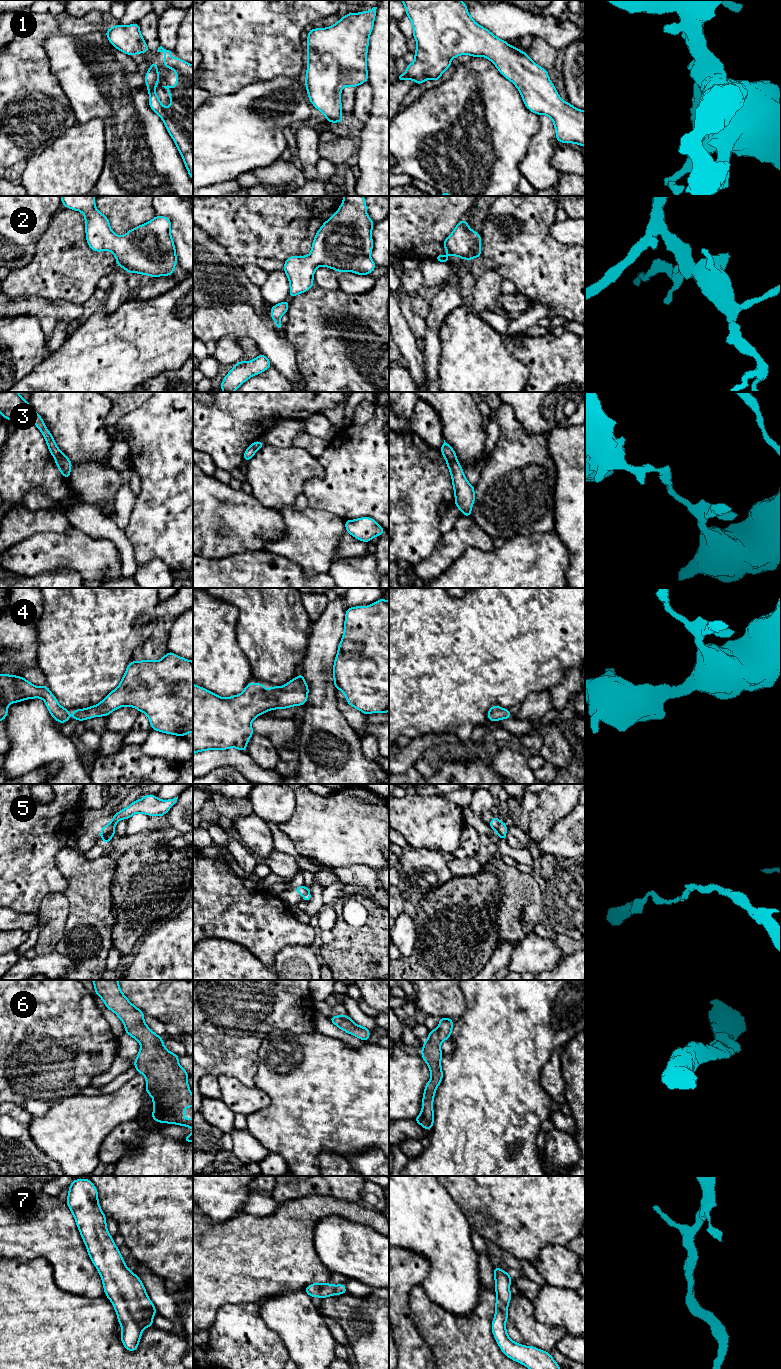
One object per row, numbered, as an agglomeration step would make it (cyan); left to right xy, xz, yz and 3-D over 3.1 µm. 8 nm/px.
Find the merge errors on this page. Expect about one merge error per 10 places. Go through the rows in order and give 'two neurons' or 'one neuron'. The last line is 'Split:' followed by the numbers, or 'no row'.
1: one neuron
2: one neuron
3: two neurons
4: one neuron
5: one neuron
6: one neuron
7: one neuron
Split: 3

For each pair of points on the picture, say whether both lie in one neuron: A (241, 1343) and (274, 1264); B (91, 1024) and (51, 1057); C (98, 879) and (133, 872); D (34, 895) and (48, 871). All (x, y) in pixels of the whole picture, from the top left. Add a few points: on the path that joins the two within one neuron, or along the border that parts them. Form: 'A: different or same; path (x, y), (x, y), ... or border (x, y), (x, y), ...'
A: different; border (258, 1301), (235, 1304)
B: same; path (81, 1034), (73, 1042), (66, 1042), (61, 1047)
C: different; border (116, 860), (111, 899)
D: same; path (34, 889), (34, 885), (42, 877)

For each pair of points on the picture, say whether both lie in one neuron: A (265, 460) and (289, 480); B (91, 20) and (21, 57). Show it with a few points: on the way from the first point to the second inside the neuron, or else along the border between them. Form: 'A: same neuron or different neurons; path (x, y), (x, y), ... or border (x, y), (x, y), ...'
A: same neuron; path (271, 466), (279, 474), (283, 474)
B: same neuron; path (73, 25), (52, 25), (40, 37), (39, 41)

